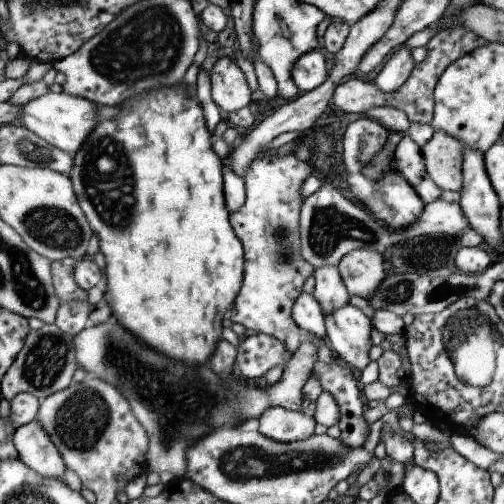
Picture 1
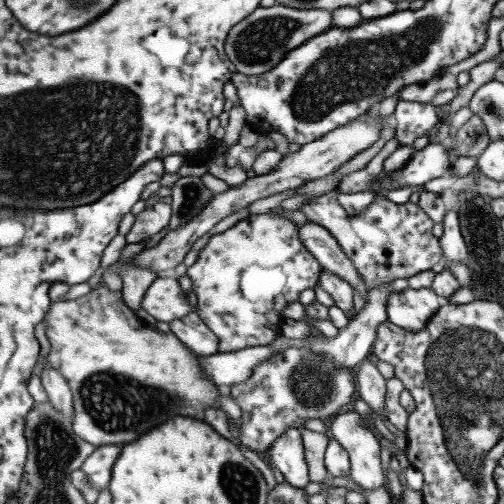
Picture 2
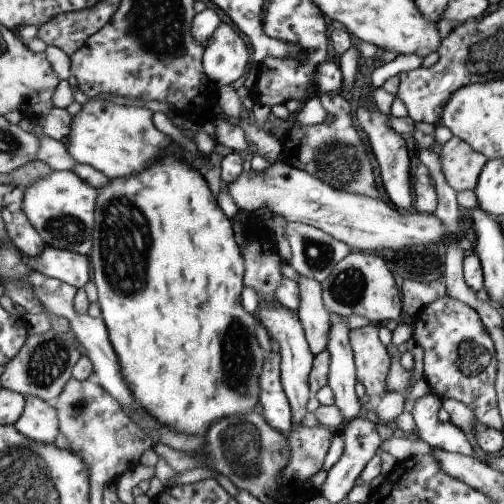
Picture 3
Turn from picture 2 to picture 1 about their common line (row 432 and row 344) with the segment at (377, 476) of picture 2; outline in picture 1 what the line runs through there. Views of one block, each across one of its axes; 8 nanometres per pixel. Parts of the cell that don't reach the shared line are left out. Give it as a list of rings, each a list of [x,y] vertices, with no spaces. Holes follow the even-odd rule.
[[[343,306],[339,310],[325,312],[327,342],[331,352],[357,372],[363,372],[371,364],[371,334],[375,330],[373,320],[357,306]]]

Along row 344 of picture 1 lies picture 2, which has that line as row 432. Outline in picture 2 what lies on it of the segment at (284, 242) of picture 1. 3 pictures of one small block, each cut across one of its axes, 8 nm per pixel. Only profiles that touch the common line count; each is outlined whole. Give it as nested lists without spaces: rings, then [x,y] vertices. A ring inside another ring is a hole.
[[[299,428],[287,430],[271,448],[273,466],[297,488],[305,488],[311,480],[311,466],[307,462],[307,448],[303,442],[303,432]]]

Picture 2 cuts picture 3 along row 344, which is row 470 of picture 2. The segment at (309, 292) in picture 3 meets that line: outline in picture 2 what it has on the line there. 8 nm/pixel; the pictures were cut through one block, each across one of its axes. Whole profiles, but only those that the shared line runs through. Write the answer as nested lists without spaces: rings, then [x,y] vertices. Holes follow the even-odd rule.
[[[303,430],[303,442],[307,448],[307,462],[311,466],[311,480],[313,482],[325,482],[331,478],[331,472],[327,468],[327,450],[331,436],[313,432],[313,430]]]

